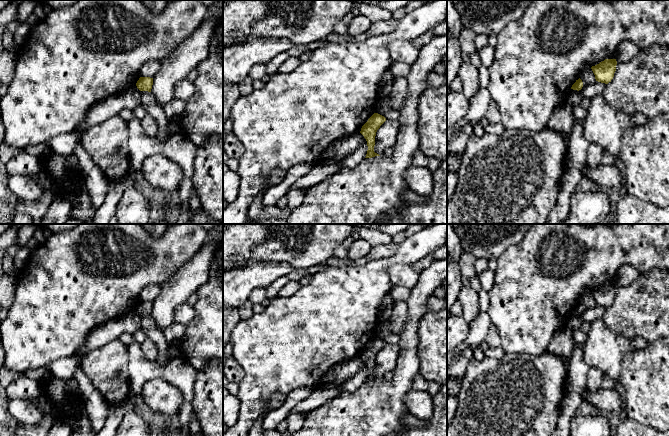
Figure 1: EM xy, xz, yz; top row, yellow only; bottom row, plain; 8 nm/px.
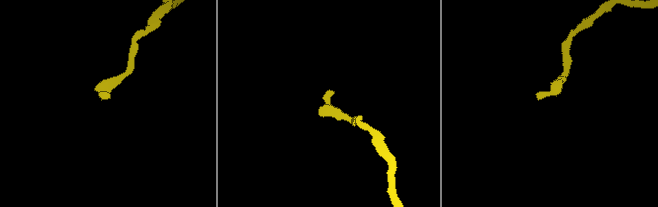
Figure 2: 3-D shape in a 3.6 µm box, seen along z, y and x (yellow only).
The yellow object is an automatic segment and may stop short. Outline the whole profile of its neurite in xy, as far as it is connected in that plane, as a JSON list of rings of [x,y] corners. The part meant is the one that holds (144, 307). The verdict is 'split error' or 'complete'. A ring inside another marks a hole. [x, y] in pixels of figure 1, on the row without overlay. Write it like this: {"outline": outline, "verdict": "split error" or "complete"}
{"outline": [[[140,301],[136,307],[136,310],[140,315],[151,316],[152,309],[153,309],[153,302],[150,301]]], "verdict": "complete"}

